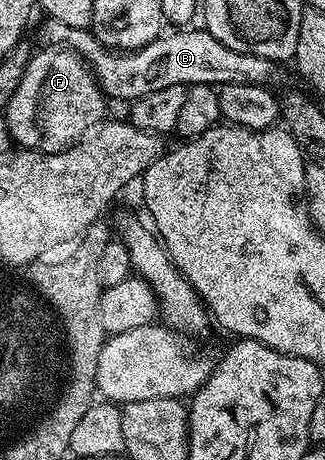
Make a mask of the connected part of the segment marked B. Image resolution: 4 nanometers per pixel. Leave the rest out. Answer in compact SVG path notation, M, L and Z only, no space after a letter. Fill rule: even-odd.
M46 19L41 32L45 35L44 43L55 48L70 48L79 54L93 69L97 84L106 97L124 102L132 102L139 98L147 98L147 94L155 94L159 90L167 90L167 86L212 84L250 84L251 86L269 86L277 76L278 61L259 58L255 54L239 54L239 50L231 50L231 46L223 46L219 38L215 38L204 30L173 30L173 33L162 34L147 46L136 48L134 52L118 54L112 48L105 48L94 38L89 28L66 26L64 22Z

